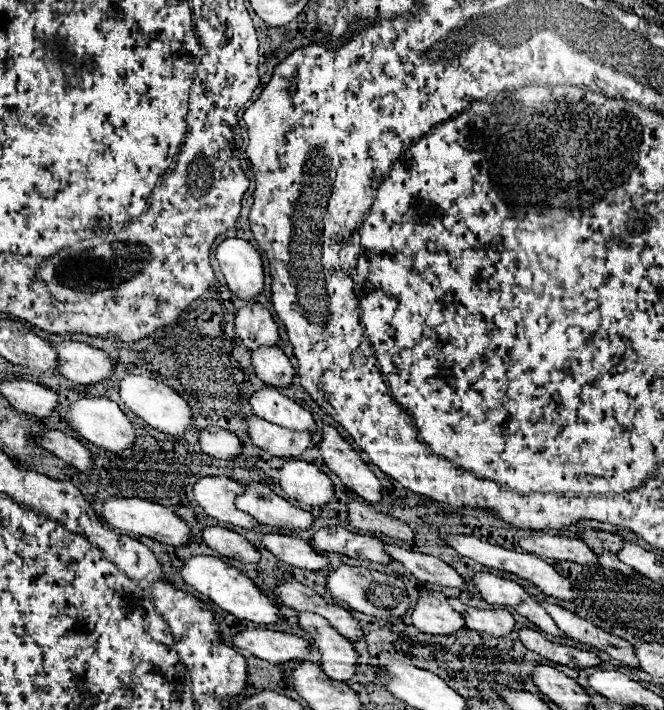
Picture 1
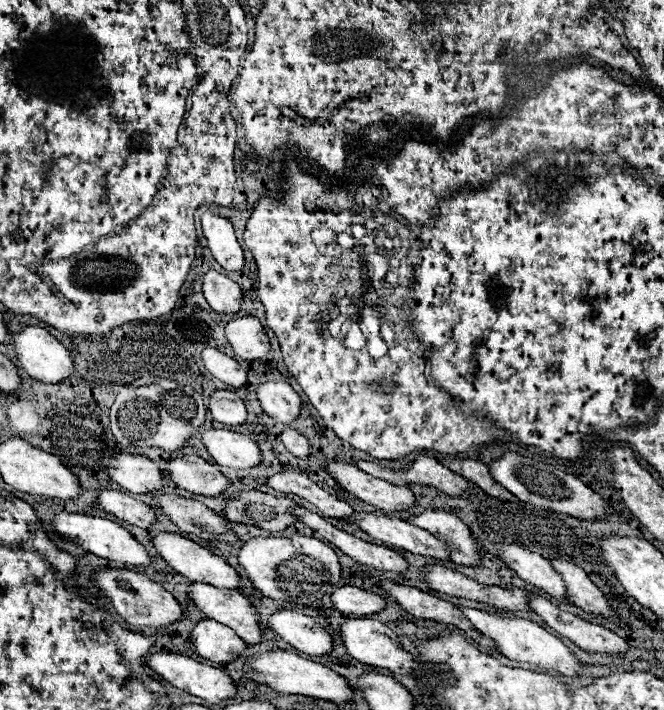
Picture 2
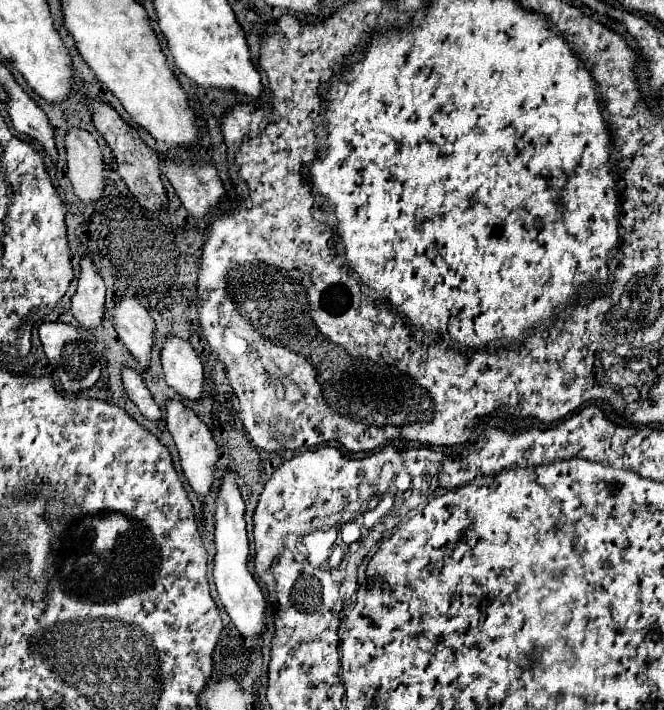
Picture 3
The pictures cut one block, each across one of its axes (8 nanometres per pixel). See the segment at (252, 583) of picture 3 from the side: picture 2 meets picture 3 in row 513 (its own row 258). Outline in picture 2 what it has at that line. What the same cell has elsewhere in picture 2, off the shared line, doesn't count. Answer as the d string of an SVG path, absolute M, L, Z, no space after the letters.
M204 212L200 216L200 222L202 222L202 232L208 240L208 248L212 250L216 262L230 272L240 270L244 266L244 250L240 248L234 236L232 224L226 218L216 216L212 212Z

